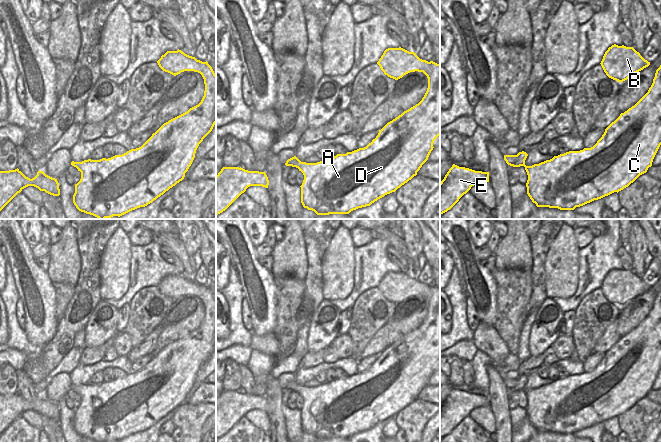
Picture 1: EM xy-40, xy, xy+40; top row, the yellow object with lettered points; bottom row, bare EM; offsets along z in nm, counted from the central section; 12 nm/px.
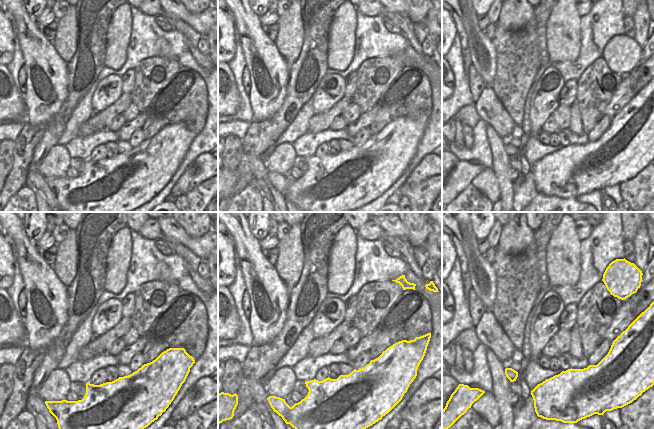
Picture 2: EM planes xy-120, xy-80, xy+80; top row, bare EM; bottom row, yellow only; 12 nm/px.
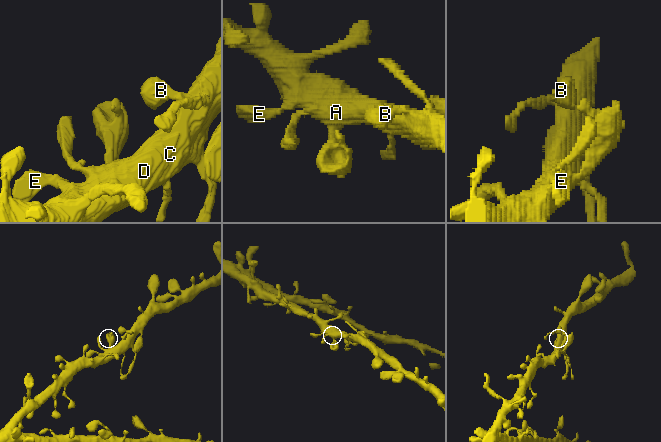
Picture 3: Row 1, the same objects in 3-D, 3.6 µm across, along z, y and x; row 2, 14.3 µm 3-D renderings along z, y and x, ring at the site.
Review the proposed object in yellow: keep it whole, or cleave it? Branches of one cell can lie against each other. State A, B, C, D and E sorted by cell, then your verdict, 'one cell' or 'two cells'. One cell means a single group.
A B C D E; one cell

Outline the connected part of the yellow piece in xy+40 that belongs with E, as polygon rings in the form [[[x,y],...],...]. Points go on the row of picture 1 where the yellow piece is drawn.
[[[453,164],[440,182],[440,215],[450,210],[472,186],[484,182],[489,182],[489,172]]]

